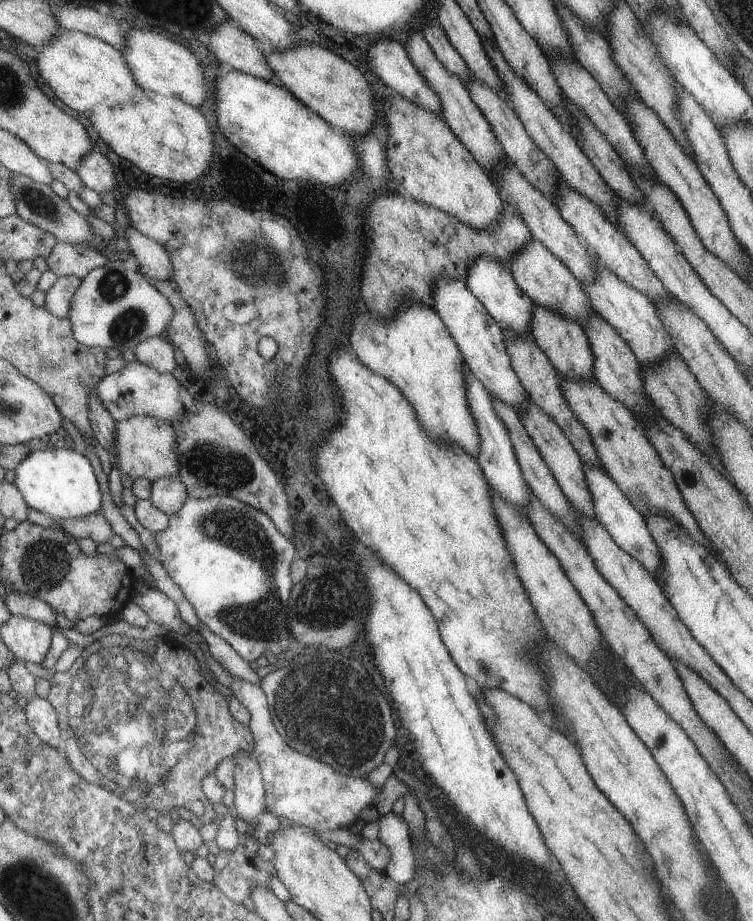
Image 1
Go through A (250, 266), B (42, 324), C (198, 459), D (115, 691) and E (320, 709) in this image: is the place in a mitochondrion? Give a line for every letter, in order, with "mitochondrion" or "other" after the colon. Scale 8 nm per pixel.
A: mitochondrion
B: other
C: mitochondrion
D: mitochondrion
E: mitochondrion

